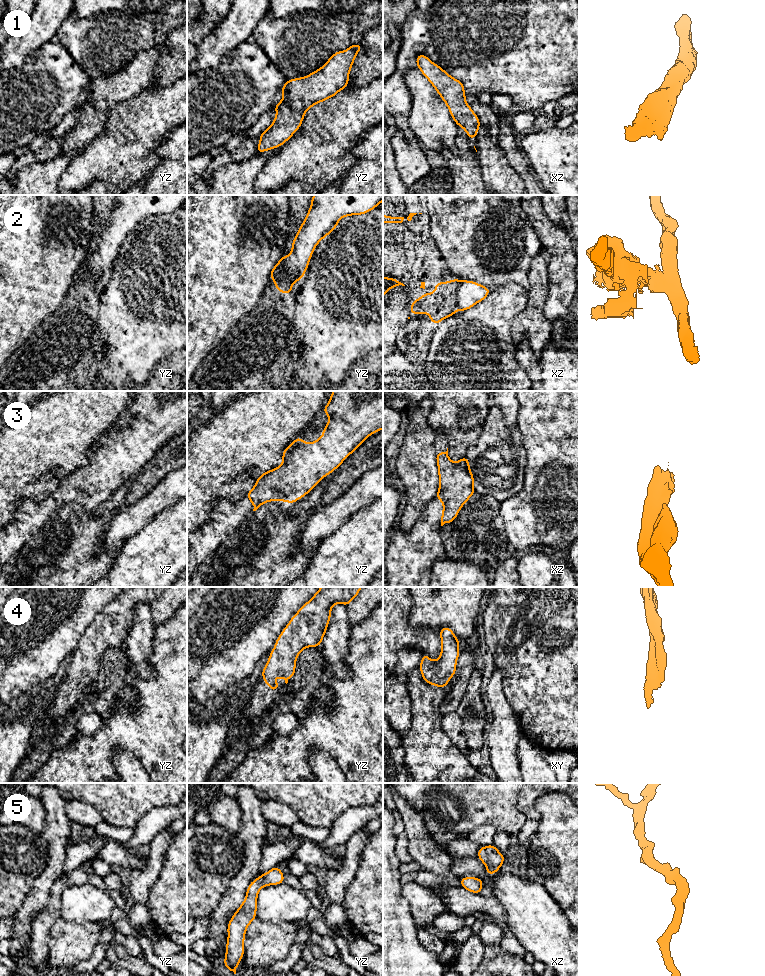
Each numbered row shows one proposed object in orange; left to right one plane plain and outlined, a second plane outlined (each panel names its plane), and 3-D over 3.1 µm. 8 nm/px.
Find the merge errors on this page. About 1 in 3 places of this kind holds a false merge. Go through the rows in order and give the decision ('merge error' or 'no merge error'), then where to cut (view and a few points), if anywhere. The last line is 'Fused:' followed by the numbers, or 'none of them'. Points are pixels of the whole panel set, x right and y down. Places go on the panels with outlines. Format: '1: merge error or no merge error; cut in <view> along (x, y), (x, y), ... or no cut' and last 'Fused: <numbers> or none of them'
1: no merge error; no cut
2: merge error; cut in yz along (288, 256), (285, 261), (285, 274), (283, 278), (293, 282)
3: no merge error; no cut
4: no merge error; no cut
5: no merge error; no cut
Fused: 2

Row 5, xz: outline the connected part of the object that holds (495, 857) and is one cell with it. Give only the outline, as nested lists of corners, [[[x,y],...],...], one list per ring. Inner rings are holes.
[[[494,844],[485,847],[481,846],[477,852],[477,856],[486,865],[486,873],[488,875],[495,874],[505,861],[505,856],[499,852]]]

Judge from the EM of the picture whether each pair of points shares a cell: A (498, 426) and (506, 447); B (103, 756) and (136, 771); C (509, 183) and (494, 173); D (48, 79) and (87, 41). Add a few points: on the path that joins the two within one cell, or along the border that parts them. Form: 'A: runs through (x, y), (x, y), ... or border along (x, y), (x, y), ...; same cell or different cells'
A: runs through (498, 431), (498, 439), (501, 442); same cell
B: border along (121, 746), (112, 750), (111, 763), (116, 772); different cells
C: runs through (505, 182), (498, 175); same cell
D: border along (57, 37), (86, 74); different cells

